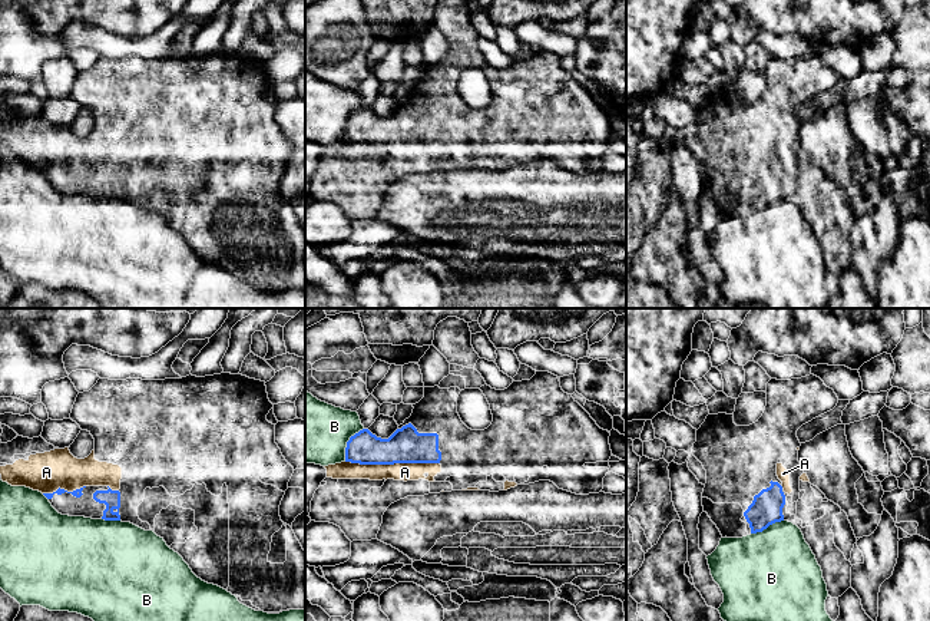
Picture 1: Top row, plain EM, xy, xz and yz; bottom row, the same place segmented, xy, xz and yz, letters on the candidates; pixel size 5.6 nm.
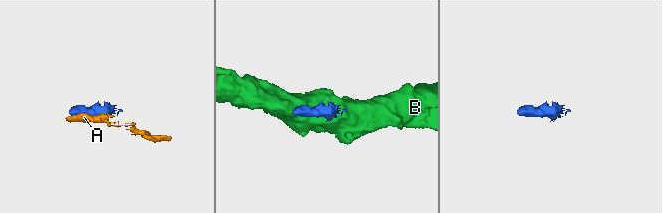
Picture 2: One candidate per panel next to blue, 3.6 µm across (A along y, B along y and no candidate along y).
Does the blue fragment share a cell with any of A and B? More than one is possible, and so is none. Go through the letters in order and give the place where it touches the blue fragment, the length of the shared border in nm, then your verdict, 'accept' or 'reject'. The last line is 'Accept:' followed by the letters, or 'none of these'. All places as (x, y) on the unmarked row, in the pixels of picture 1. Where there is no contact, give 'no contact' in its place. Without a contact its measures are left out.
A: meets blue in xz at (393, 142); contact 550 nm long; accept
B: meets blue in xz at (347, 122); contact 220 nm long; reject
Accept: A

